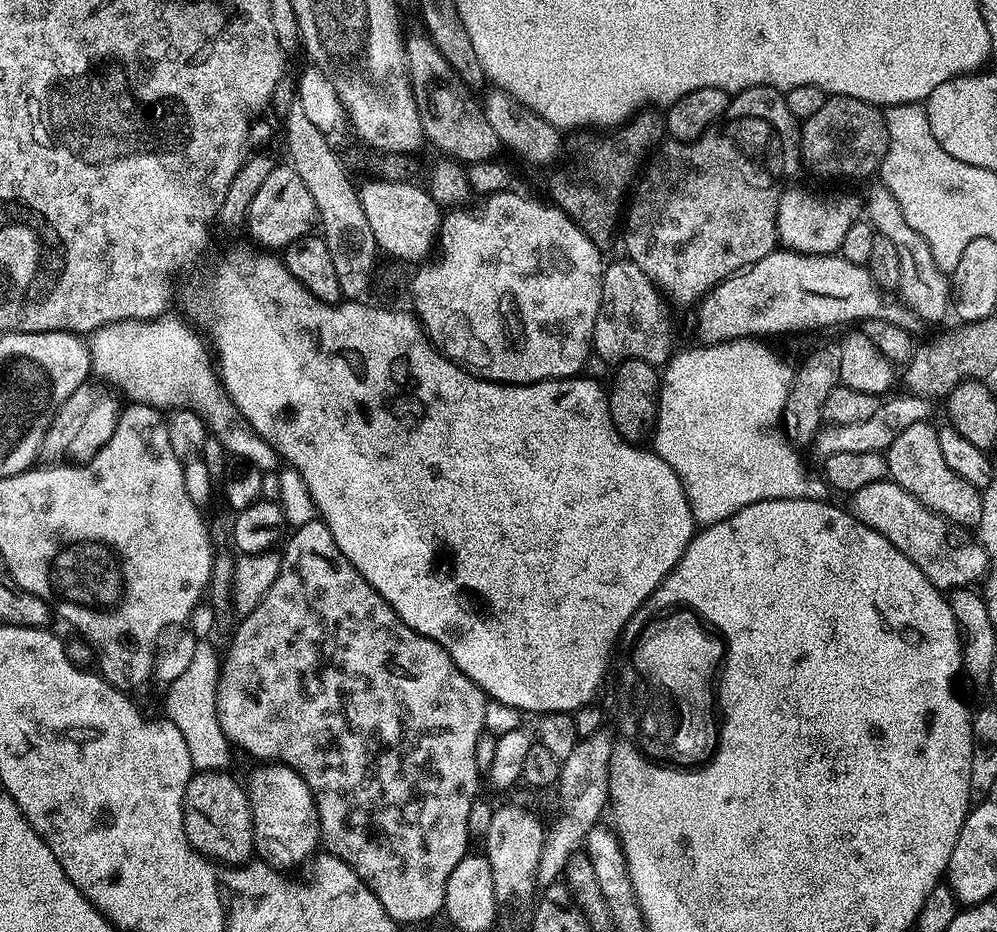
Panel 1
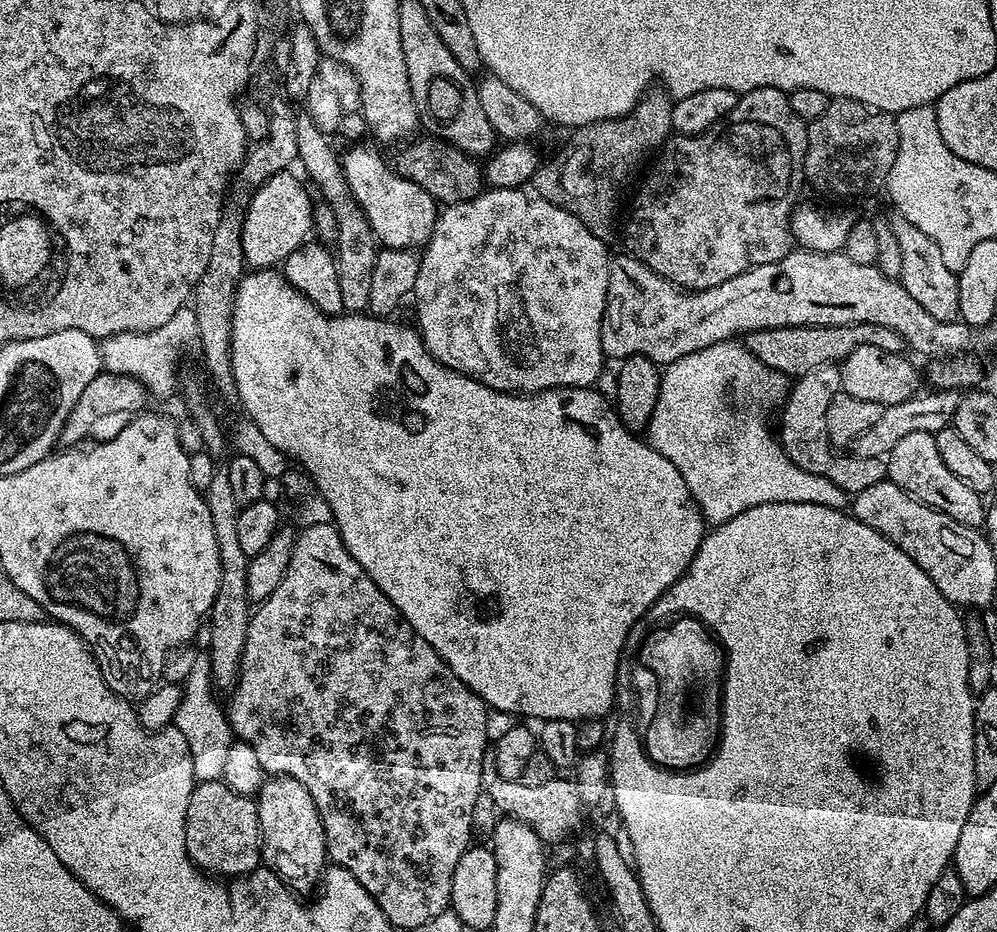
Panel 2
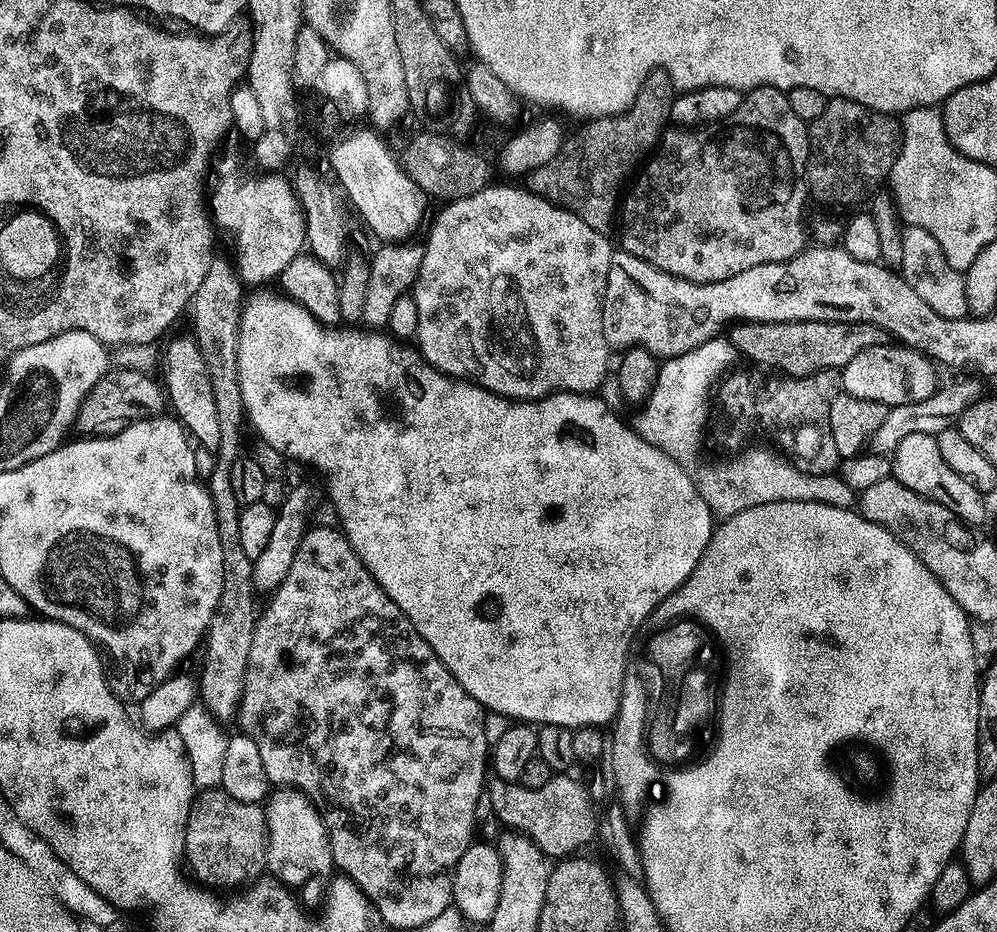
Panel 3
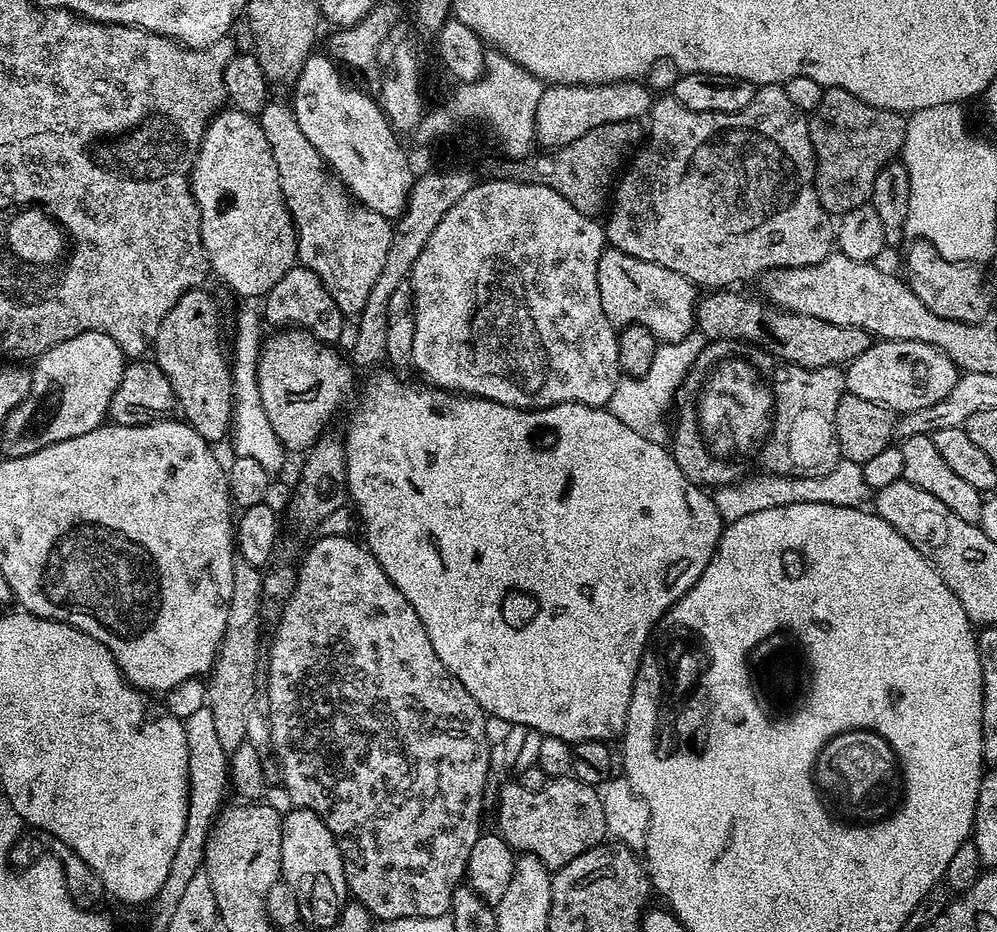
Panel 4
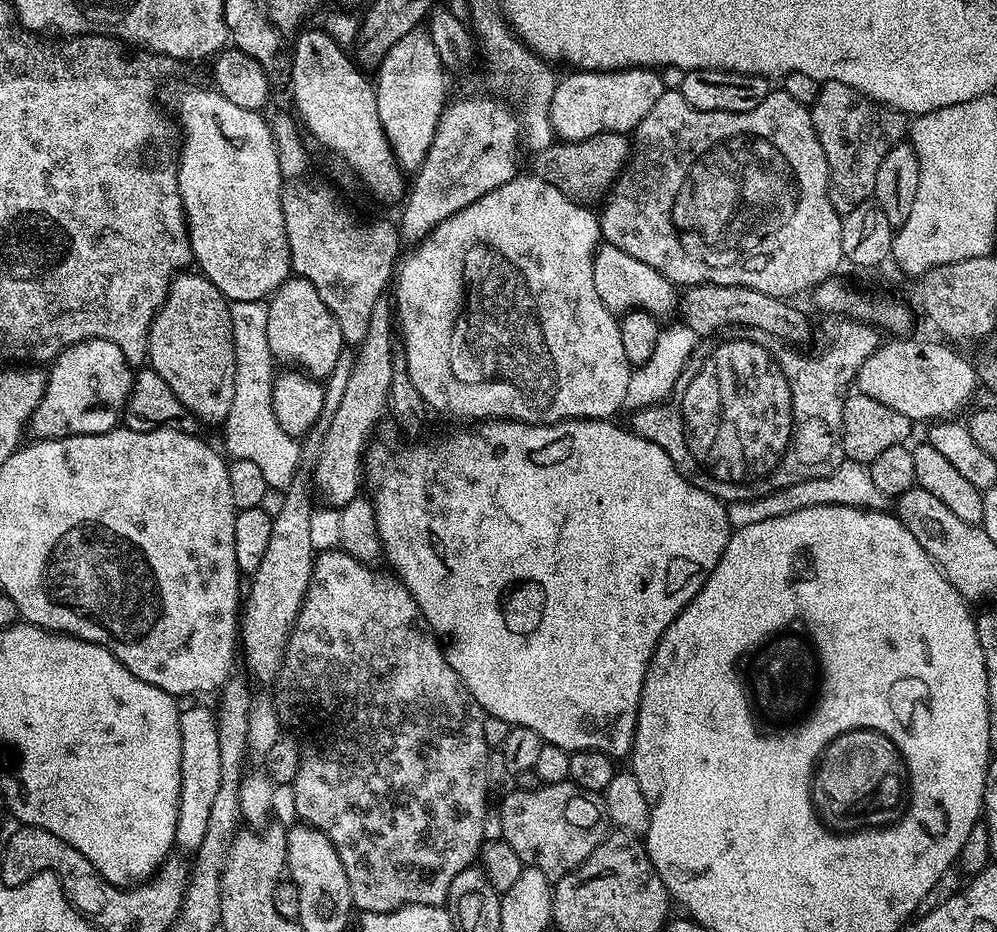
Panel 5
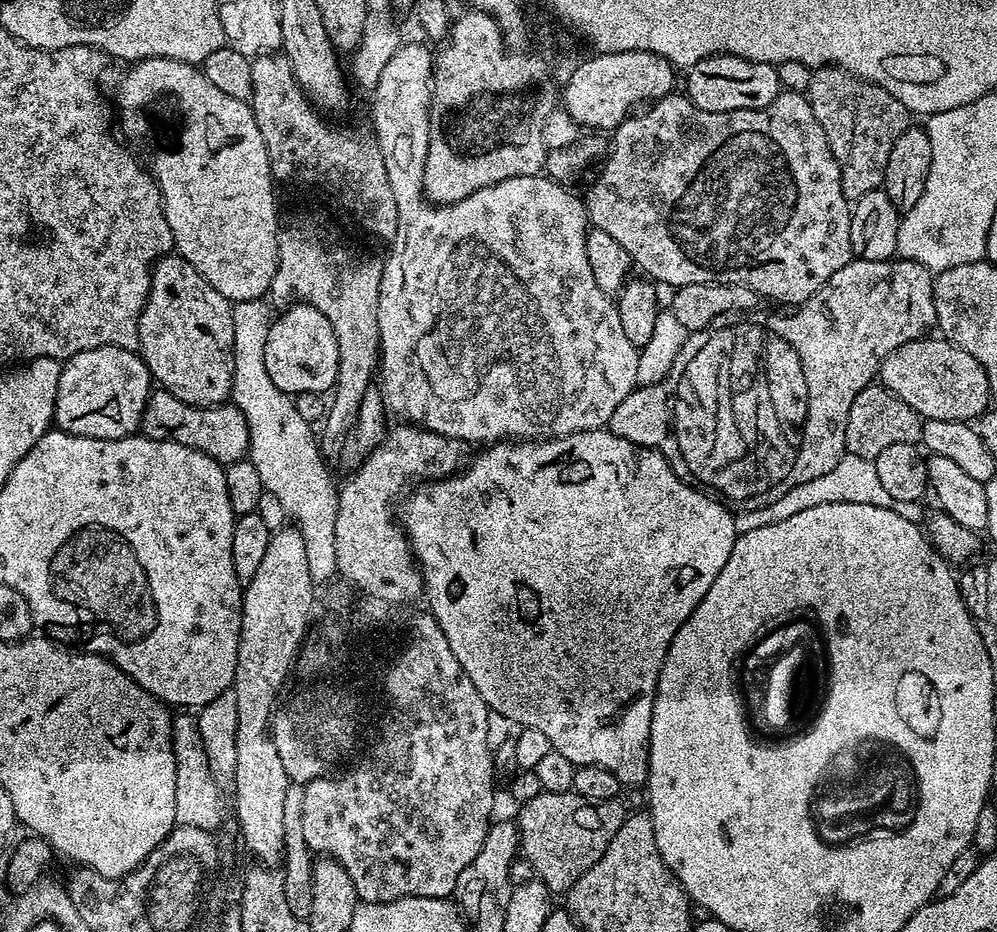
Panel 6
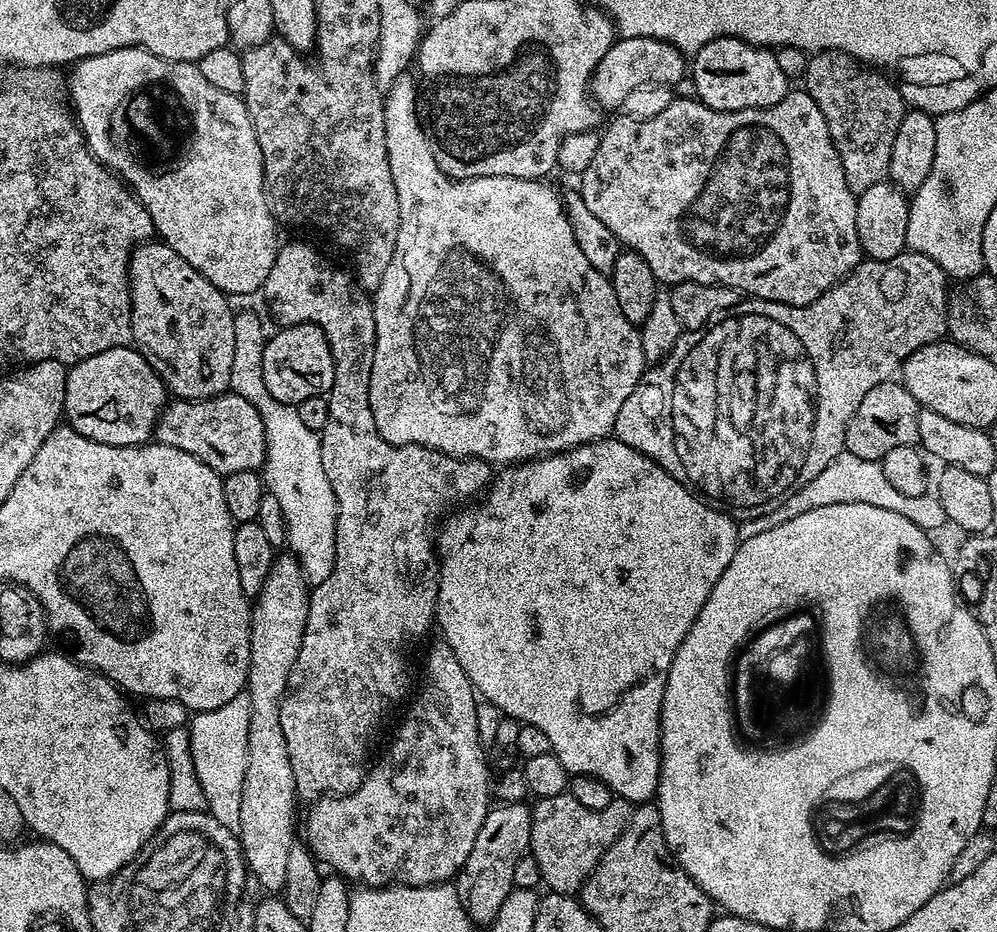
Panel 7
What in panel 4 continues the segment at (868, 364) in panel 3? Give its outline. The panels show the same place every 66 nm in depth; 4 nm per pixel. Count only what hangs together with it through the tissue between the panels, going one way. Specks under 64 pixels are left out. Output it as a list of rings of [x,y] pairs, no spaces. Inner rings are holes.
[[[877,339],[846,368],[846,388],[851,395],[878,402],[893,414],[903,414],[942,402],[958,379],[956,363],[942,350],[921,340]]]

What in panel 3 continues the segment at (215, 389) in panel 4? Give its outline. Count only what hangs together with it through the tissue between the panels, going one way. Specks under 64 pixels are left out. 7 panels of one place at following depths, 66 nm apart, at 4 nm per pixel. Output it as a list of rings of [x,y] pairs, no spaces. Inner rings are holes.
[[[191,335],[176,336],[165,346],[162,384],[175,419],[183,424],[189,437],[201,449],[216,449],[221,434],[218,427],[217,403],[214,402],[214,388],[211,385],[210,374],[207,373],[206,362],[203,361],[202,350]]]

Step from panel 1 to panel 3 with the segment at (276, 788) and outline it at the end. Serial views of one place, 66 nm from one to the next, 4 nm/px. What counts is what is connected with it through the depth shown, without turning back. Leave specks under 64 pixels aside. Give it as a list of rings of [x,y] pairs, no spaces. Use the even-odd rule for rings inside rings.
[[[276,790],[266,804],[268,813],[267,871],[289,889],[297,890],[305,909],[319,909],[325,903],[330,881],[334,876],[328,831],[312,799],[295,790]]]

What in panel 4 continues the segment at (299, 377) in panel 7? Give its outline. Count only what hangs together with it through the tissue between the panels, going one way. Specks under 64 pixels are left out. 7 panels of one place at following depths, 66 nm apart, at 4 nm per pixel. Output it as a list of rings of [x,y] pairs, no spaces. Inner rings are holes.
[[[294,266],[274,286],[268,291],[267,296],[263,297],[262,316],[270,325],[277,329],[284,330],[291,326],[296,330],[303,330],[312,335],[316,340],[325,346],[335,345],[336,339],[344,332],[344,323],[346,317],[342,310],[338,310],[338,302],[330,298],[330,292],[309,268],[303,266]]]

